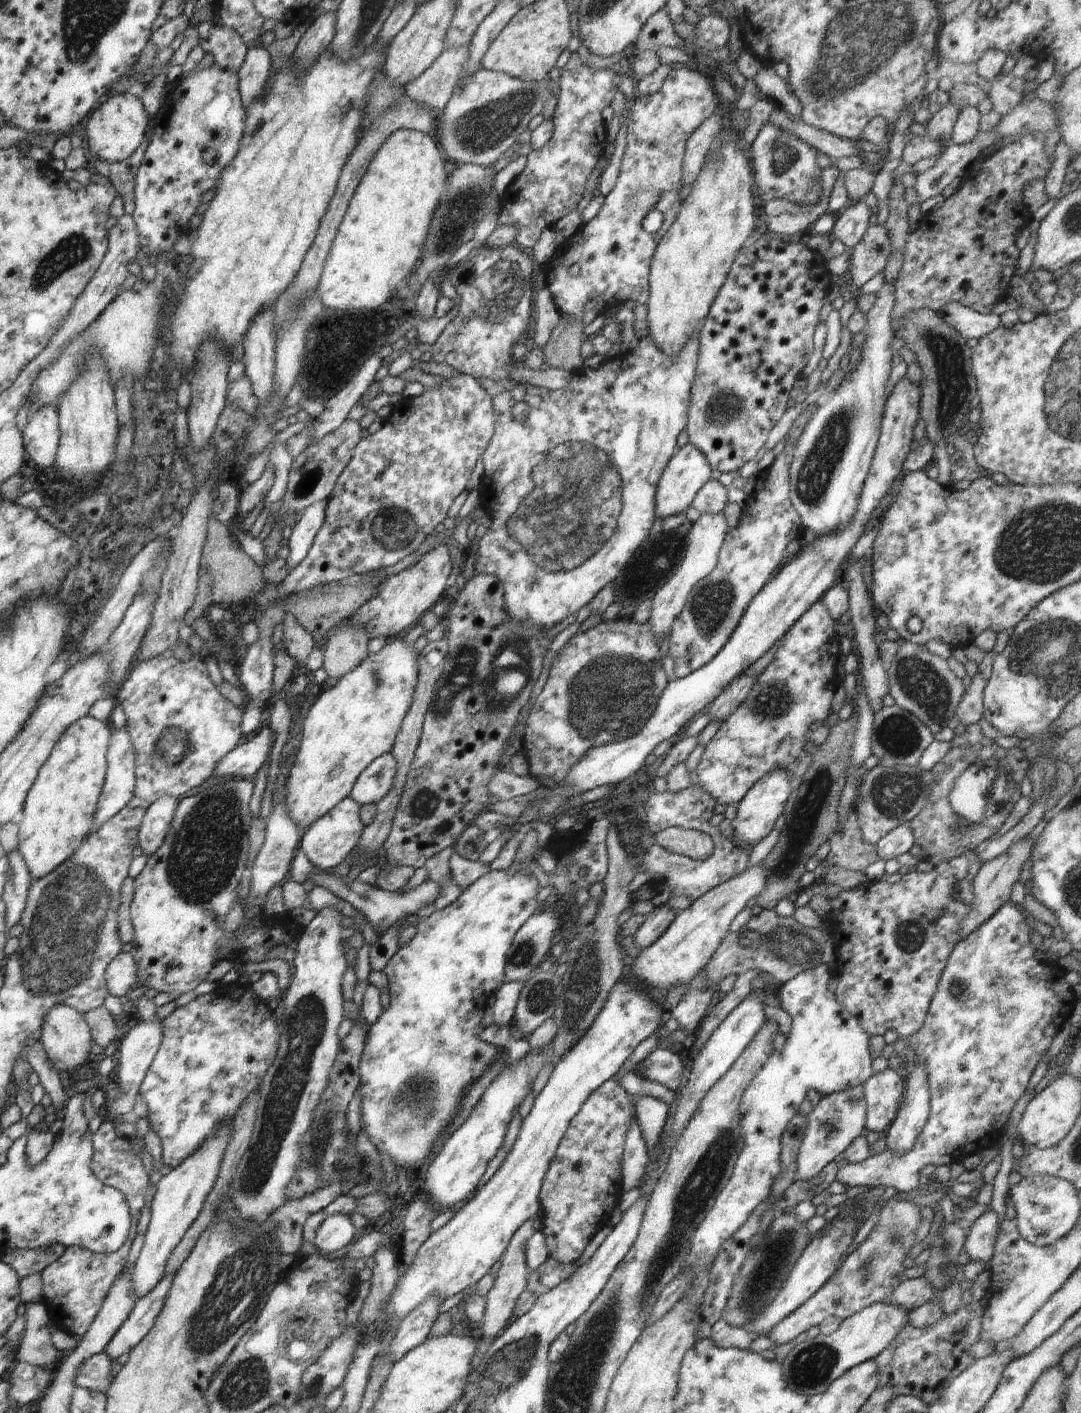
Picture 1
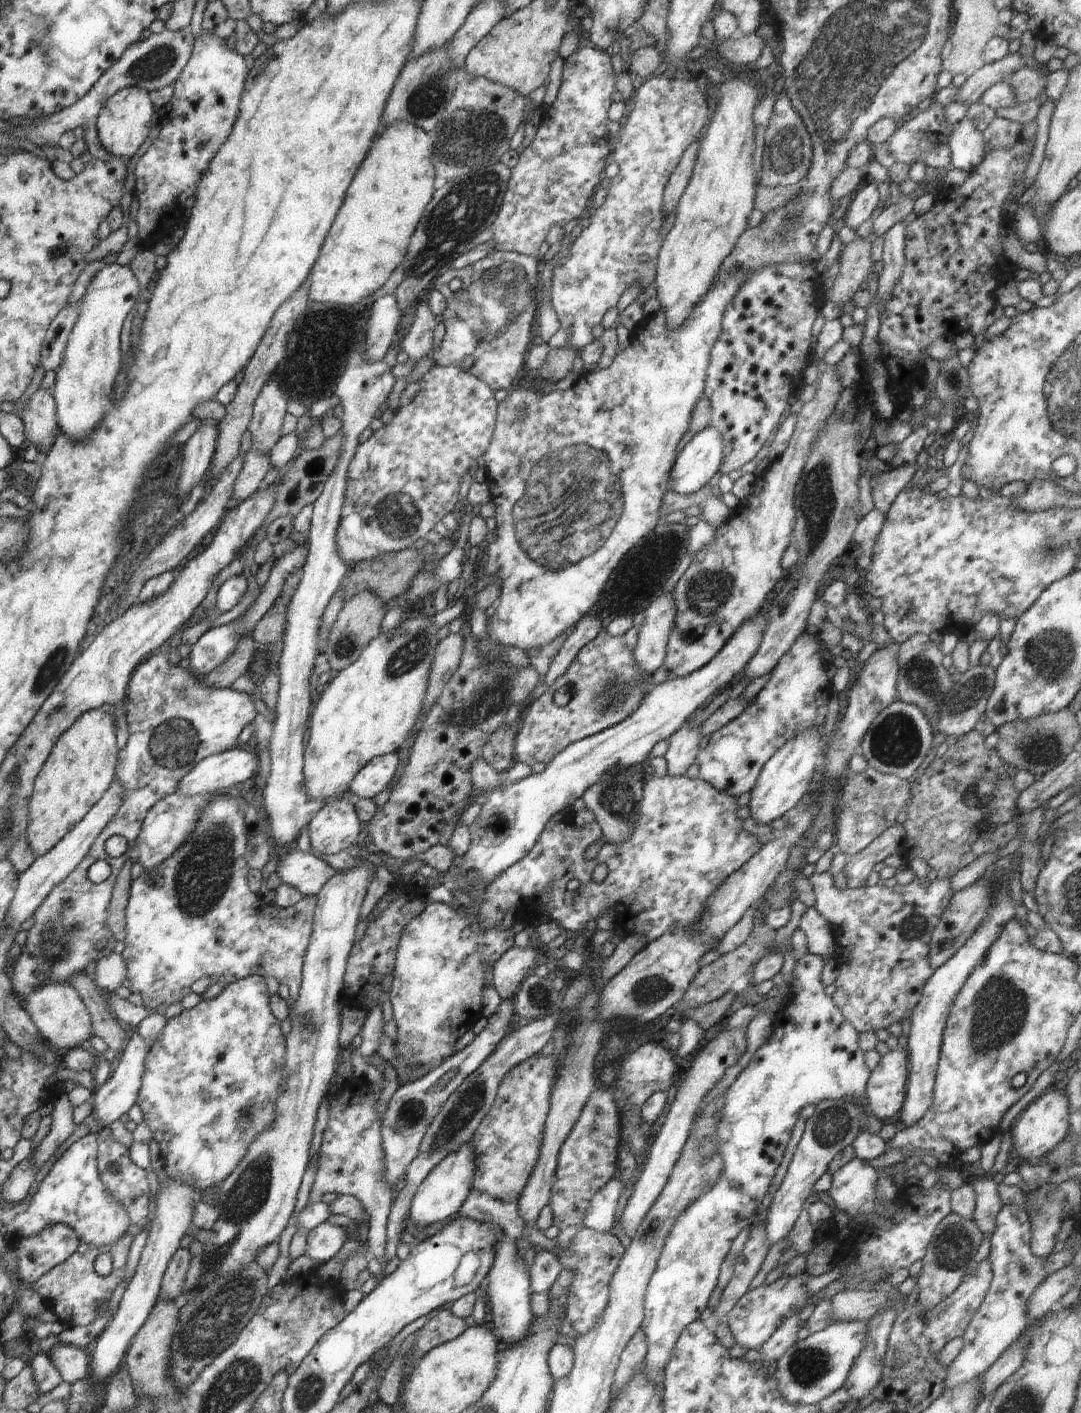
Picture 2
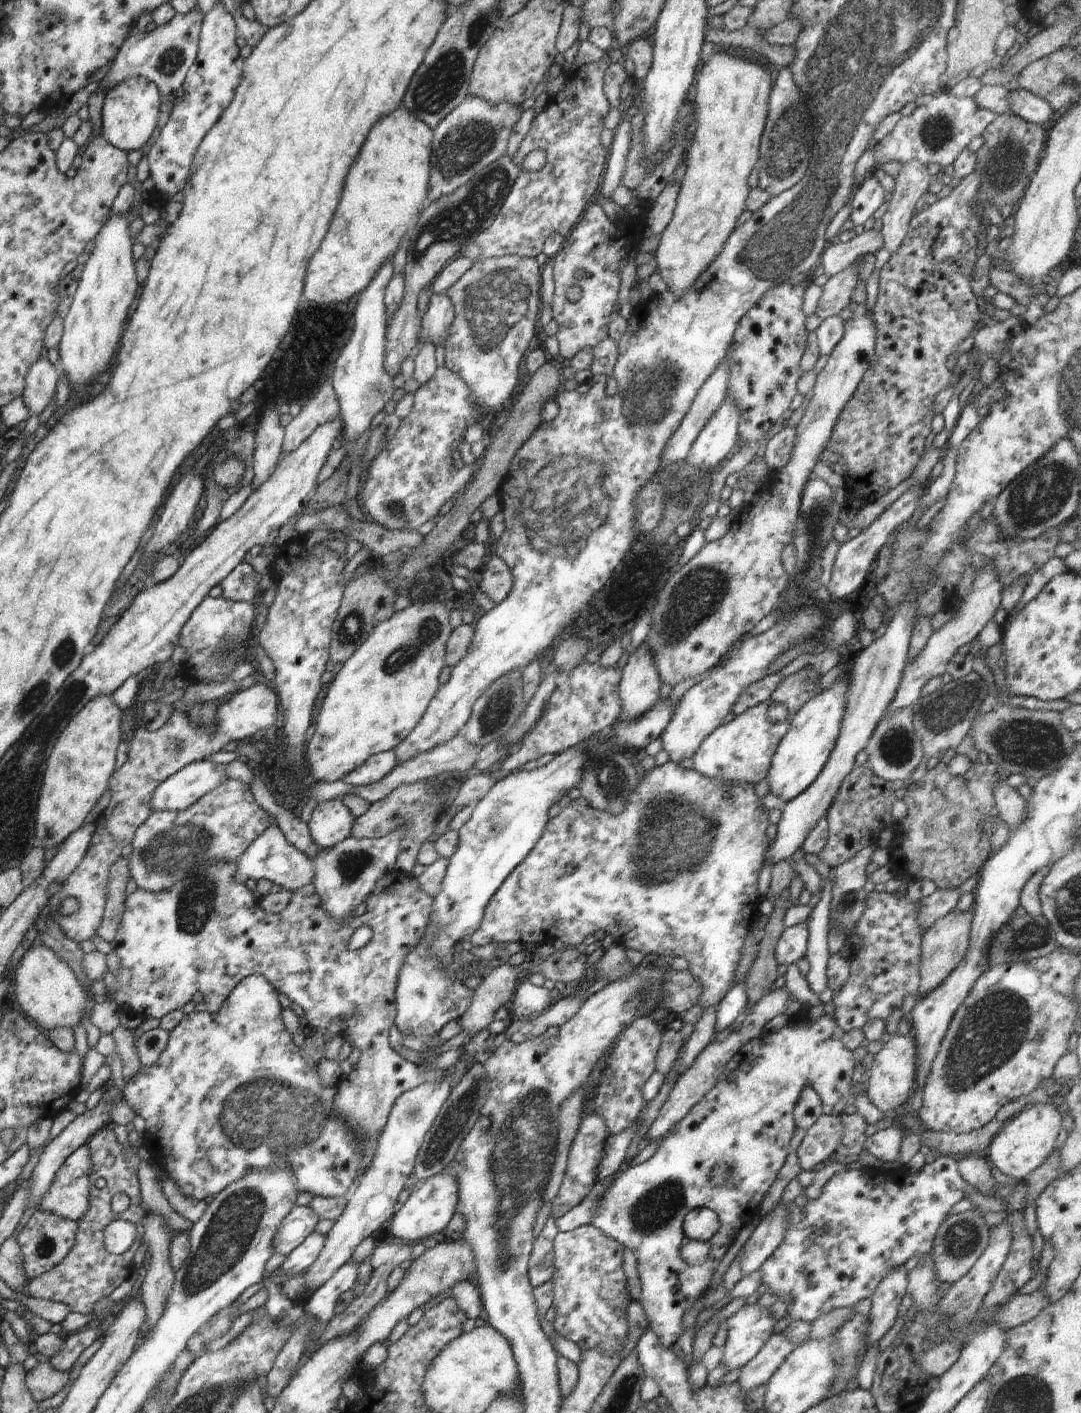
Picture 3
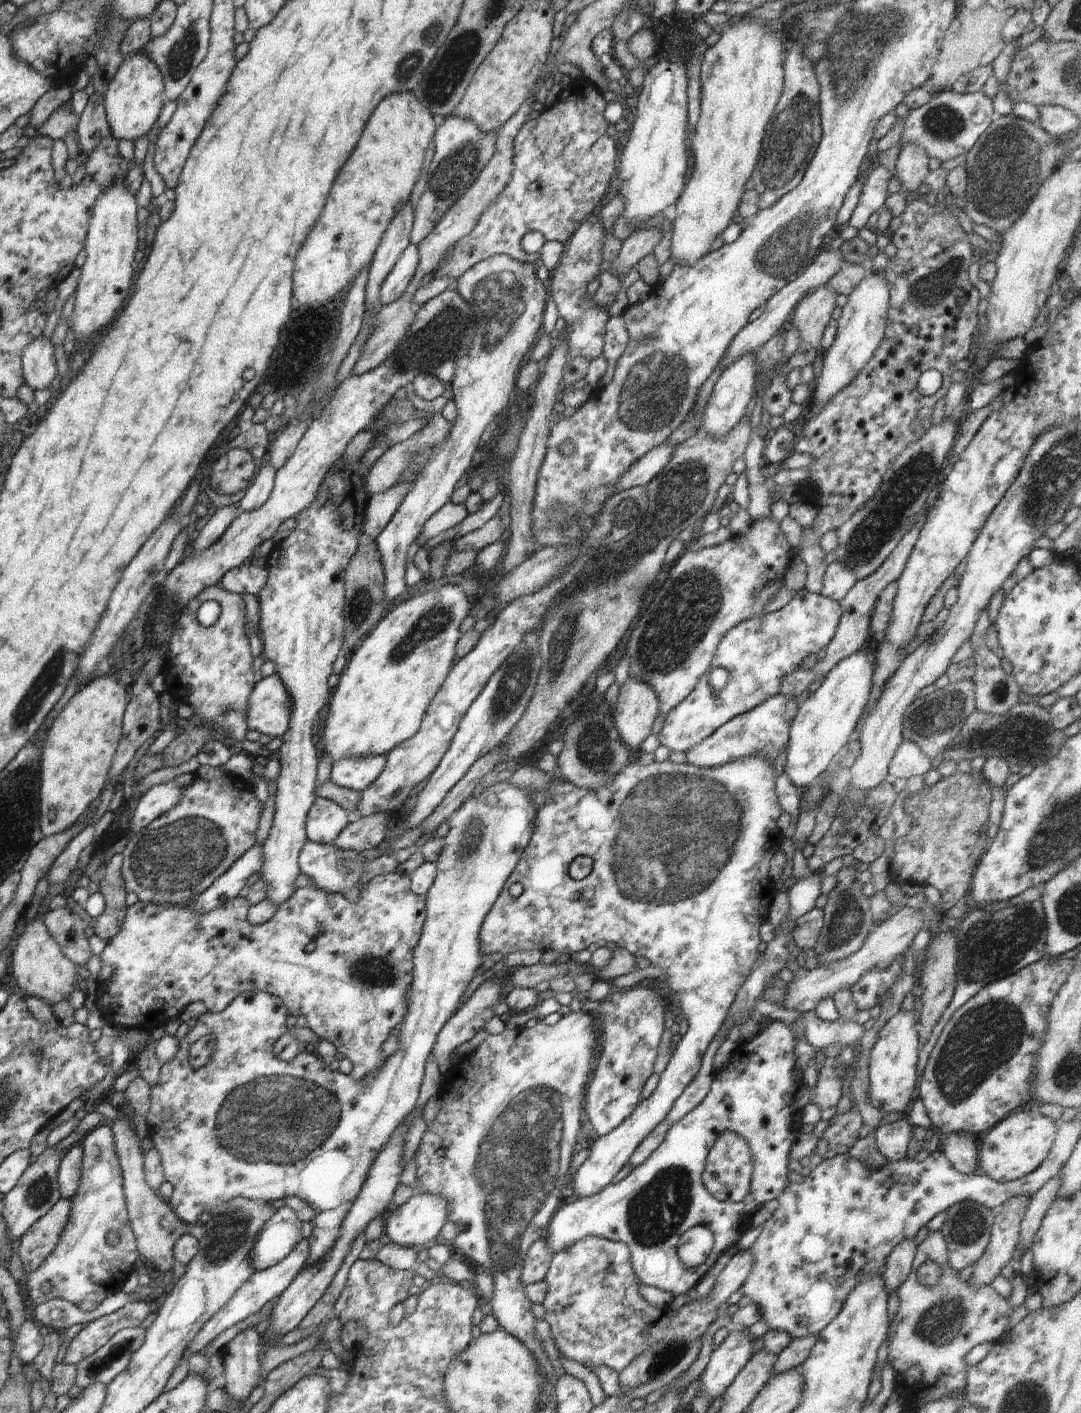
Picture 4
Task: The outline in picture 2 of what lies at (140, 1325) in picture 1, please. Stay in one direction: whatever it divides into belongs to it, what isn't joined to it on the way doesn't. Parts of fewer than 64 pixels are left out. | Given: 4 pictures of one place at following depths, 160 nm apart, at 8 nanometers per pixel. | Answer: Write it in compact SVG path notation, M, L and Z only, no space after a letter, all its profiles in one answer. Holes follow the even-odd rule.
M179 1247L176 1250L172 1259L168 1262L158 1300L176 1301L176 1298L180 1296L180 1292L182 1292L190 1260L191 1255L188 1249Z

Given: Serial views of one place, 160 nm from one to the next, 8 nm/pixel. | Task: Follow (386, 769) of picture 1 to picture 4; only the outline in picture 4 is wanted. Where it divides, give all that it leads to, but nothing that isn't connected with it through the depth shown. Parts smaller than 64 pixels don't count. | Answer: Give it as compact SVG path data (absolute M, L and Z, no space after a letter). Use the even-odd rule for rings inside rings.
M384 755L340 758L332 764L330 781L337 786L357 792L368 788L386 766Z

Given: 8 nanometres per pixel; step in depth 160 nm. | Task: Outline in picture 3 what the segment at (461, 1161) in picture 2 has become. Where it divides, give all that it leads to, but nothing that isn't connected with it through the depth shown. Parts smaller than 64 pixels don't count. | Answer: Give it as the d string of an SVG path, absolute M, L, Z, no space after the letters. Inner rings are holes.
M444 1173L427 1176L423 1181L415 1182L410 1192L408 1200L397 1207L395 1214L385 1225L386 1232L406 1242L415 1243L416 1240L422 1242L429 1237L446 1236L446 1229L458 1205L456 1180L452 1180L452 1176Z

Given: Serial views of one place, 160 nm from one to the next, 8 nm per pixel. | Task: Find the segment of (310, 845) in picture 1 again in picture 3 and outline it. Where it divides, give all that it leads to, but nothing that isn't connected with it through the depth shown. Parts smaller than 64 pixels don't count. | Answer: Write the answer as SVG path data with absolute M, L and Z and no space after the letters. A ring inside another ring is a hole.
M339 800L320 802L308 820L309 836L319 849L328 849L349 838L354 824L352 812Z

